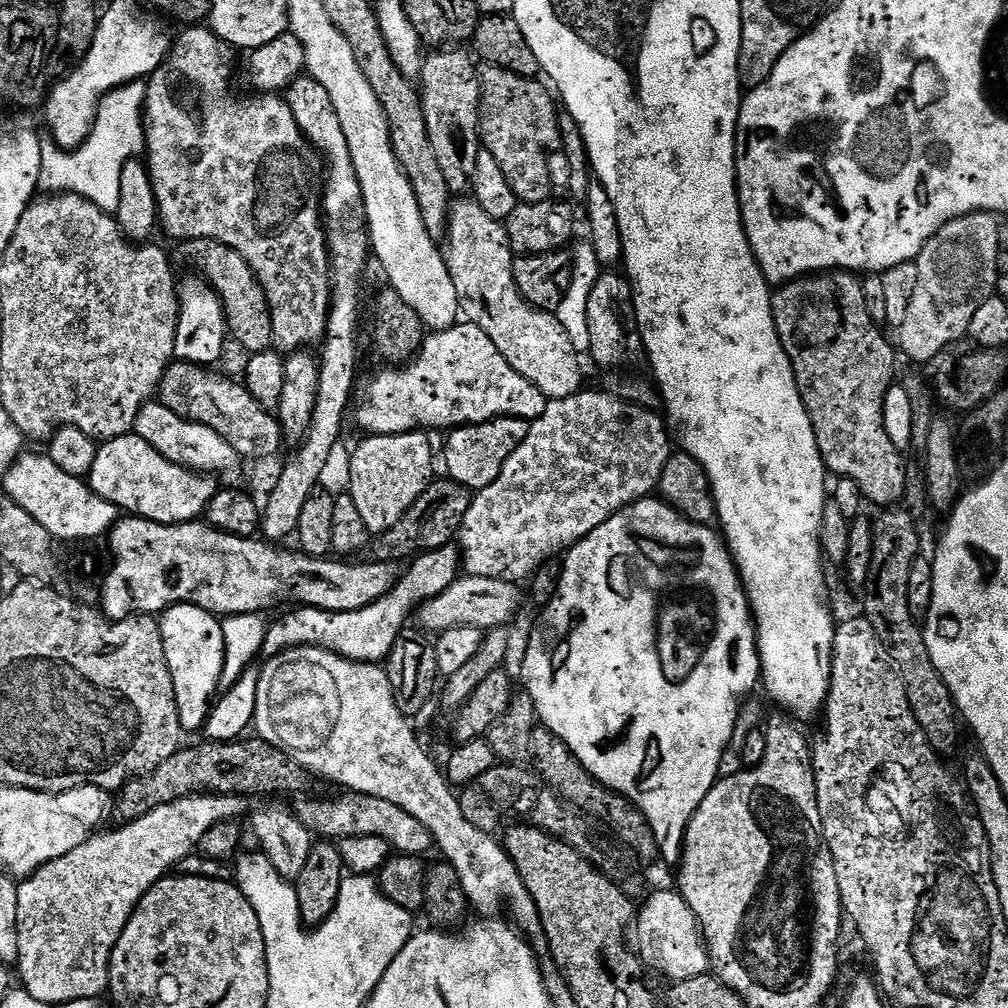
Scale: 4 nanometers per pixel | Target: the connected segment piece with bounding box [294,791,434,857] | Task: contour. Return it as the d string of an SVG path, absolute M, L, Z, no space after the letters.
M345 791L340 795L344 796L336 796L333 800L301 799L304 801L294 808L295 816L312 834L332 842L340 842L350 836L373 835L374 838L385 839L392 850L405 856L423 857L424 852L433 851L430 830L418 822L418 818L406 814L406 810L394 806L394 802L363 796L361 792Z

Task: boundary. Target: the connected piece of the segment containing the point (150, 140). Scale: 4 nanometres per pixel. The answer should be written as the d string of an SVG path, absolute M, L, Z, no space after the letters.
M188 26L183 29L184 33L179 37L175 37L172 45L172 51L169 52L167 61L160 69L151 76L147 77L146 83L148 93L146 94L146 102L144 103L144 143L146 145L146 163L148 165L148 173L152 179L154 186L154 194L158 202L158 210L160 211L159 223L176 239L176 242L185 240L217 240L226 246L230 246L234 250L238 250L238 254L242 254L242 258L246 258L248 265L254 270L254 274L258 278L258 282L264 287L264 292L268 296L268 305L272 311L272 348L281 354L291 354L307 349L308 344L319 345L324 339L324 331L328 329L328 306L332 299L332 282L330 279L330 261L328 259L328 246L326 243L326 229L322 223L322 177L326 172L326 164L319 152L312 147L311 142L302 134L302 130L298 126L298 122L294 120L294 114L290 112L290 106L287 99L281 98L276 94L251 94L252 96L232 96L232 67L236 64L237 53L226 42L222 42L222 38L214 35L211 27L208 26Z

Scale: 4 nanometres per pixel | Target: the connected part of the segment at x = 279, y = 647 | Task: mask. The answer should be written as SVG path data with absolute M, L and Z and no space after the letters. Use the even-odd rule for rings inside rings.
M453 542L435 548L429 552L419 553L407 565L408 570L397 579L390 591L362 610L349 612L327 612L321 608L296 606L285 614L281 620L267 625L263 655L276 656L293 646L306 648L326 648L337 652L348 660L357 660L363 664L380 664L387 661L392 648L402 633L409 627L408 619L430 598L438 598L462 575L462 553L459 543ZM409 567L409 568L408 568ZM408 624L408 625L407 625Z

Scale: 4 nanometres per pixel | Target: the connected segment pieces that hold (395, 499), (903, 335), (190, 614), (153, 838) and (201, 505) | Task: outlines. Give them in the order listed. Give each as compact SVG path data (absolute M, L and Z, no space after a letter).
M424 430L393 436L368 436L356 448L348 464L347 495L354 498L369 534L379 534L398 526L410 506L418 502L434 479L432 444Z
M971 212L966 214L962 218L954 218L949 224L943 224L938 230L938 234L934 234L934 238L930 238L930 242L926 242L926 246L920 251L919 256L915 259L915 264L918 268L918 282L912 292L912 296L909 298L909 309L906 310L905 321L902 322L898 329L898 335L900 335L900 344L898 340L898 348L901 353L904 352L913 360L914 363L920 364L920 366L927 366L934 357L938 354L948 351L949 348L959 345L961 341L967 337L968 327L970 322L974 319L974 314L978 310L978 306L989 303L996 296L996 283L998 282L998 258L1002 251L1002 245L1000 245L1000 224L1001 221L997 219L991 212Z
M175 604L162 613L159 621L162 646L166 650L166 666L170 666L170 678L174 682L181 729L185 733L199 733L222 688L220 679L226 650L221 617L202 610L197 604Z
M203 793L184 796L119 825L118 830L95 833L71 852L44 864L31 876L23 877L17 890L17 958L22 988L47 1006L103 997L108 992L112 951L140 899L169 875L180 860L193 855L201 837L212 826L240 818L244 804L246 800L242 796Z
M129 434L103 441L97 447L94 466L86 483L94 494L111 502L115 508L144 520L159 524L191 524L208 511L208 504L218 490L213 477L193 472L180 464L170 462L141 436Z

